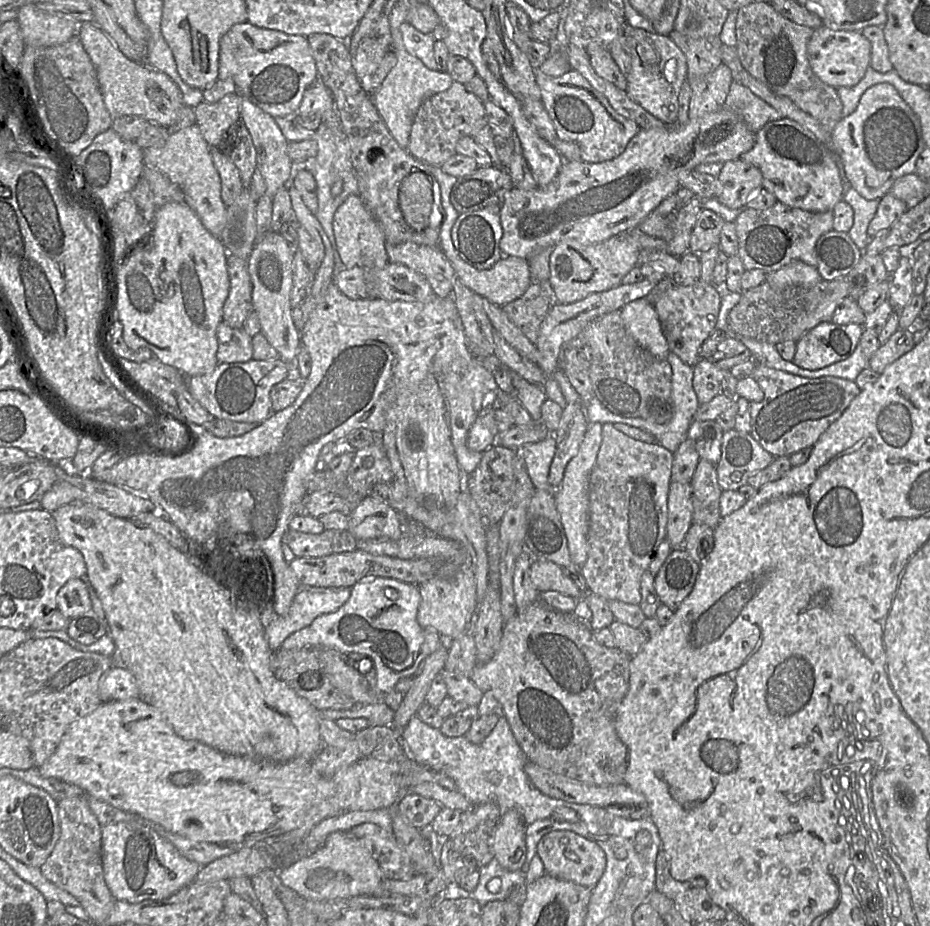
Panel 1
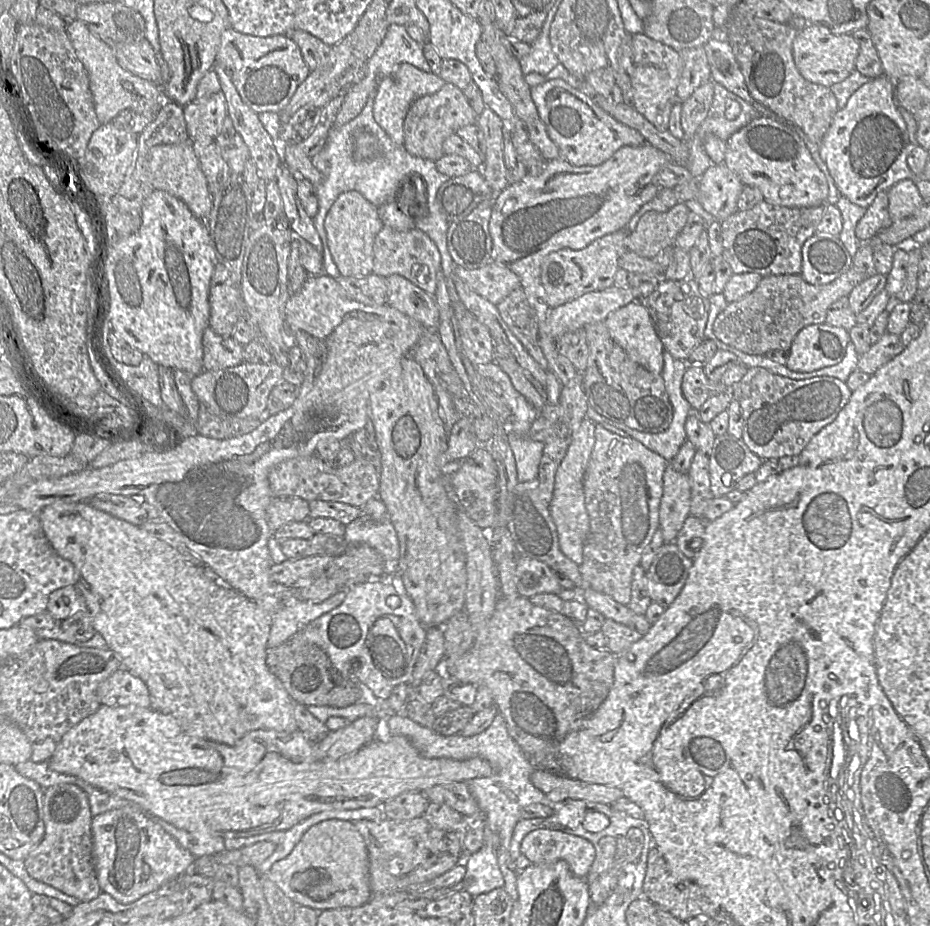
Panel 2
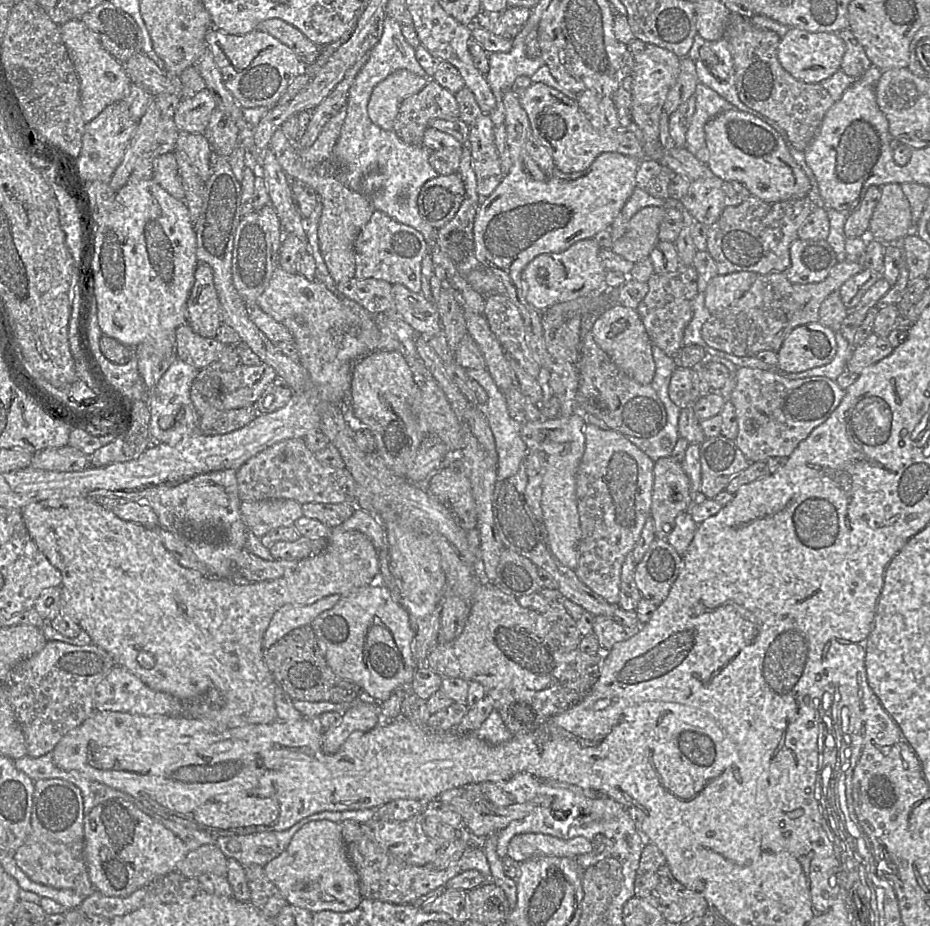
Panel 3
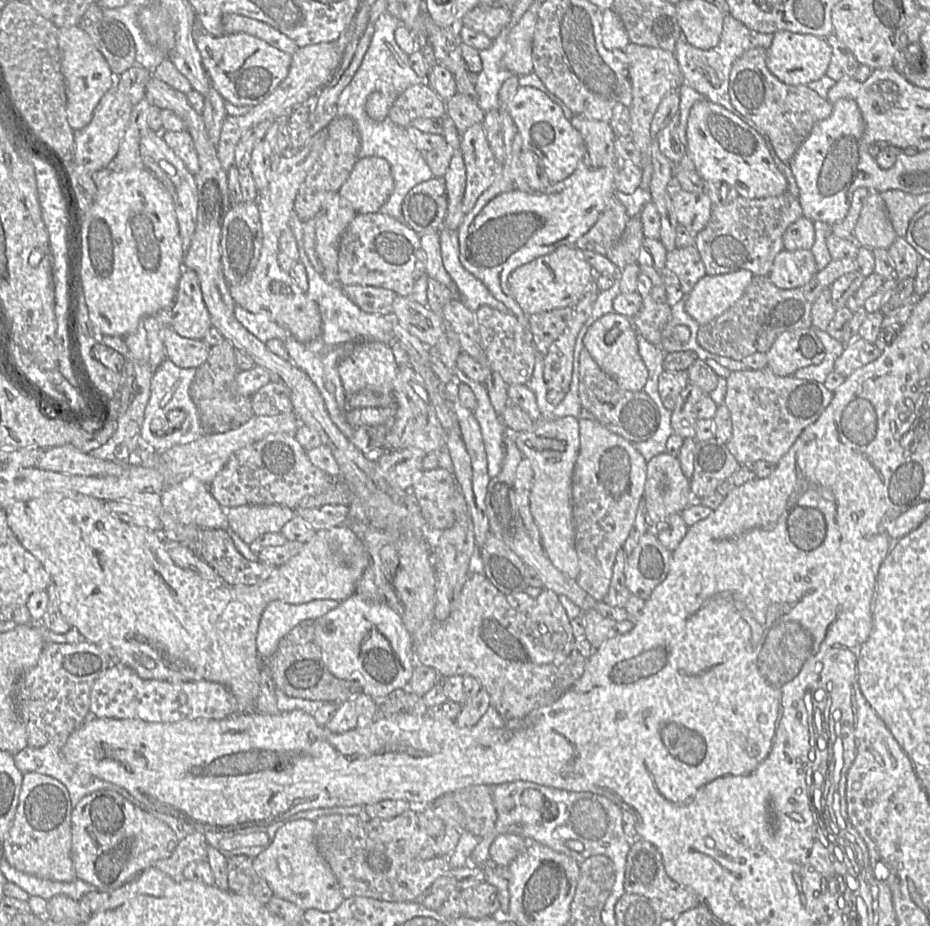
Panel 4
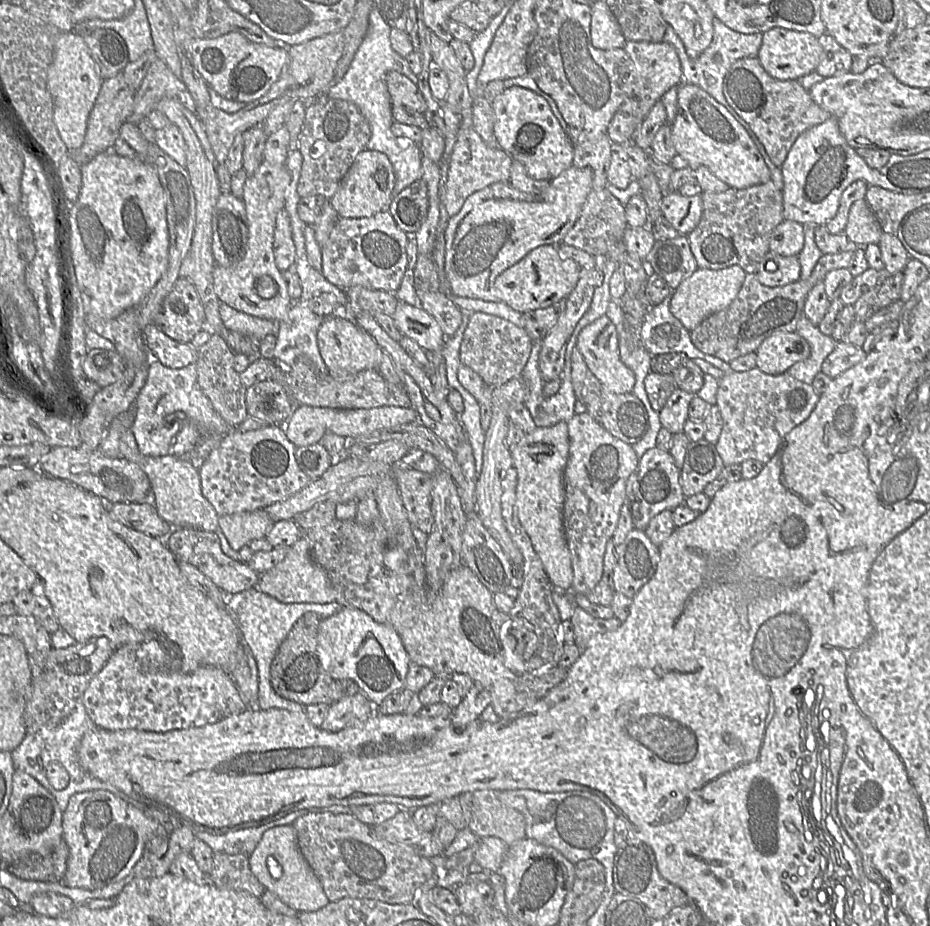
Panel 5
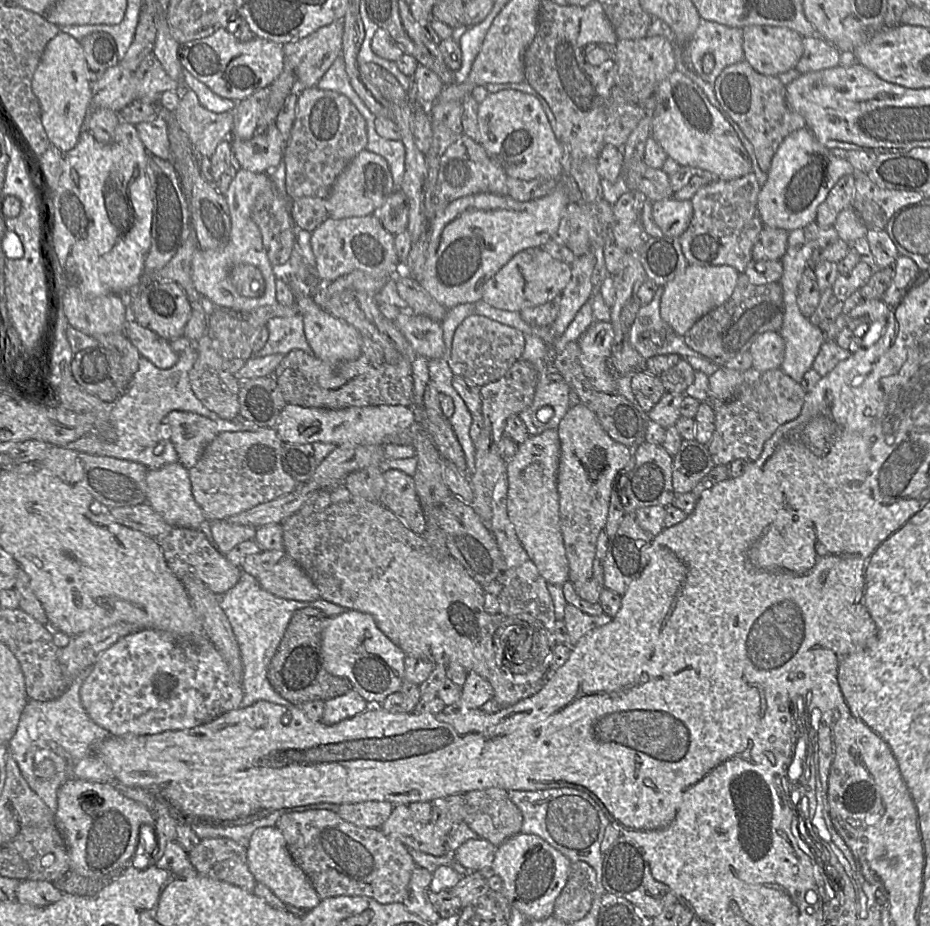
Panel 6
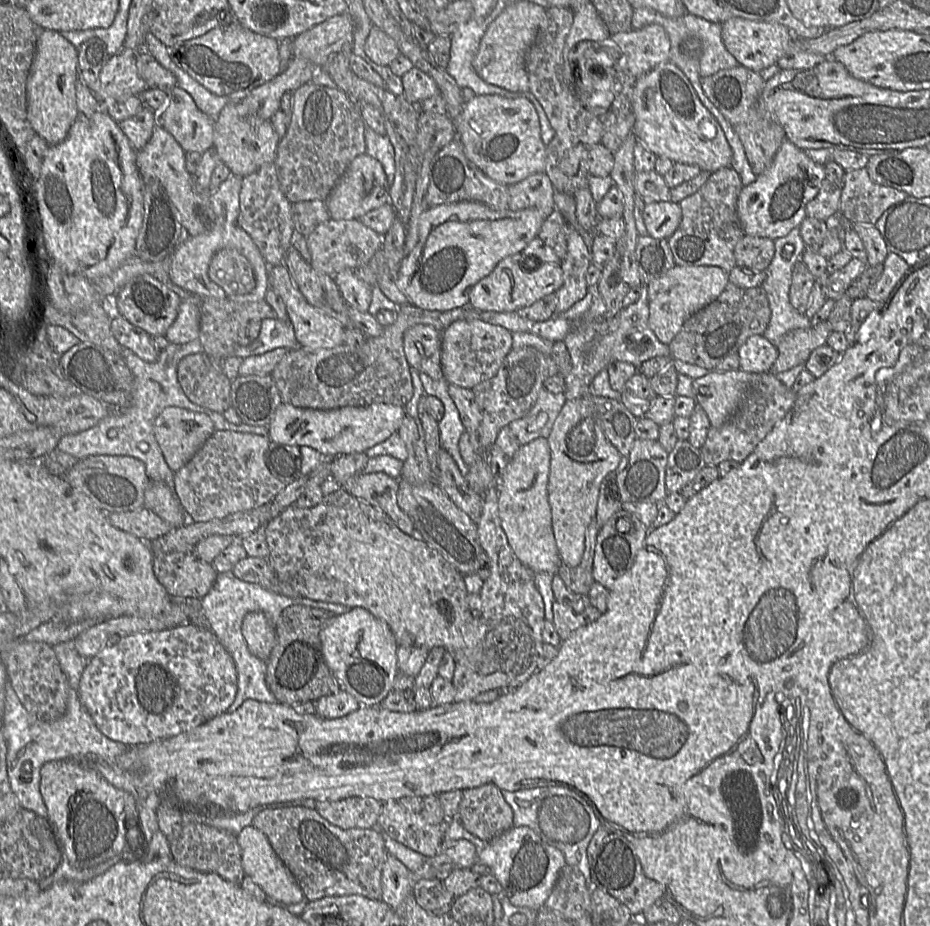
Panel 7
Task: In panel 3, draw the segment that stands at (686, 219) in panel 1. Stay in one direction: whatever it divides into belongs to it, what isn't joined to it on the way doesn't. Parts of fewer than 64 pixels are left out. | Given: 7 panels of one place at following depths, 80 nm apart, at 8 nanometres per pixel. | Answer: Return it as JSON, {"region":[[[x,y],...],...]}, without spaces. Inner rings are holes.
{"region":[[[645,207],[633,216],[611,251],[637,263],[648,258],[660,241],[659,227],[667,214],[664,207]]]}

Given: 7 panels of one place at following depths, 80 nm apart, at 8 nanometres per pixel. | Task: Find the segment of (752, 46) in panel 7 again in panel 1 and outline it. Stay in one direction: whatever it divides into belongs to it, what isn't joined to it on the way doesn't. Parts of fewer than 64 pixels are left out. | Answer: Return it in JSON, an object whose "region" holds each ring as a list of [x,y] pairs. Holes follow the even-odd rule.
{"region":[[[823,24],[814,29],[807,56],[812,71],[824,83],[835,88],[854,86],[870,67],[871,44],[861,31],[834,30]]]}

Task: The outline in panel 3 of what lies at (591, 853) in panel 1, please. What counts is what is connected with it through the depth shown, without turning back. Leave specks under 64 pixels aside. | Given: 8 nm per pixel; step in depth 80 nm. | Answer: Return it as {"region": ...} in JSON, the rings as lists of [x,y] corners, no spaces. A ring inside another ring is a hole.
{"region":[[[523,833],[514,836],[507,848],[507,857],[523,862],[536,856],[556,856],[575,859],[591,852],[592,844],[584,837],[563,840],[541,833]]]}

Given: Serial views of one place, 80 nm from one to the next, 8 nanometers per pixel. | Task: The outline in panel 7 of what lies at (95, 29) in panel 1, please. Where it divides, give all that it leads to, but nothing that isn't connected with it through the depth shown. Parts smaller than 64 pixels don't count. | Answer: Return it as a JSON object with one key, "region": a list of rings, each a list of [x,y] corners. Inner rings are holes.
{"region":[[[41,30],[26,84],[27,118],[36,134],[49,145],[65,140],[79,114],[76,105],[78,78],[78,49],[60,32]]]}

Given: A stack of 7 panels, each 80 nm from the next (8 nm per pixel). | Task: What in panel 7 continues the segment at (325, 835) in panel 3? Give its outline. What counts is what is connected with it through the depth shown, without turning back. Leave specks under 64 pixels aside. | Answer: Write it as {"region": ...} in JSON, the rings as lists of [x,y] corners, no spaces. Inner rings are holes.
{"region":[[[252,825],[244,827],[236,836],[241,850],[242,867],[246,875],[250,876],[277,904],[295,904],[304,899],[304,894],[288,868],[273,850],[266,835]]]}

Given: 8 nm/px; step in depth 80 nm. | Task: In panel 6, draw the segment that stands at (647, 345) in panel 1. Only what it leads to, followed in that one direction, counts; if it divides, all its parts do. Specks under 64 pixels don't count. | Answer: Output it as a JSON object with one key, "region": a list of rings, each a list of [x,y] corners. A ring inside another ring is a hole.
{"region":[[[595,321],[578,339],[585,376],[599,392],[617,394],[618,377],[610,366],[614,329],[610,322]]]}

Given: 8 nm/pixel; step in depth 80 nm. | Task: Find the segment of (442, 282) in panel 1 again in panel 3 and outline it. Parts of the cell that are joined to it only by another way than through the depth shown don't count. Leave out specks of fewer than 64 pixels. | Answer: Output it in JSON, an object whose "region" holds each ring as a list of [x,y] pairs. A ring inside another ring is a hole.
{"region":[[[374,211],[354,242],[355,278],[402,284],[410,291],[421,294],[422,262],[430,251],[430,245],[421,232],[396,222],[380,211]]]}

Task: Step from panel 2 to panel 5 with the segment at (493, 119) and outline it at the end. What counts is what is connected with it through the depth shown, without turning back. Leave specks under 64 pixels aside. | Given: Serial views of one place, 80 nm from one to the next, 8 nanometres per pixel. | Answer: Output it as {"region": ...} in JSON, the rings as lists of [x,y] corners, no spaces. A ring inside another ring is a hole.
{"region":[[[473,128],[463,133],[454,146],[447,179],[441,188],[441,199],[448,216],[451,218],[456,215],[471,194],[494,183],[509,181],[512,162],[512,157],[502,149],[485,144]]]}

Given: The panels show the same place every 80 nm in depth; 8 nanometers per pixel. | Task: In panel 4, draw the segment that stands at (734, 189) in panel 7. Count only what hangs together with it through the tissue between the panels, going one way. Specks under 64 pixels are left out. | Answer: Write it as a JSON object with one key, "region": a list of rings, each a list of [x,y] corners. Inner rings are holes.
{"region":[[[789,192],[766,198],[739,196],[728,204],[713,204],[711,218],[707,225],[697,232],[694,247],[699,252],[708,275],[719,275],[746,269],[756,276],[768,276],[774,258],[784,250],[783,235],[786,229],[802,216],[799,200]]]}

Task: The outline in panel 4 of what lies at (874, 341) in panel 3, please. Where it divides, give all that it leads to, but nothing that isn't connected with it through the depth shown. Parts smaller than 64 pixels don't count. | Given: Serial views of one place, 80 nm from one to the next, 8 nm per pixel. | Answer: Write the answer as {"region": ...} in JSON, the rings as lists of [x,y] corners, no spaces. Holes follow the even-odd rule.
{"region":[[[862,338],[845,344],[843,353],[835,360],[833,372],[844,377],[850,376],[856,369],[876,360],[882,350]]]}

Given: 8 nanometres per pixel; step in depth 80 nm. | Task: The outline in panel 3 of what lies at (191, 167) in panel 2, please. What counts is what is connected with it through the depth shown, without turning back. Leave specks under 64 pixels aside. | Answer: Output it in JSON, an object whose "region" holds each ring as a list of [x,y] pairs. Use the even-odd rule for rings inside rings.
{"region":[[[173,152],[164,153],[156,157],[153,163],[153,180],[176,199],[184,200],[185,189]]]}

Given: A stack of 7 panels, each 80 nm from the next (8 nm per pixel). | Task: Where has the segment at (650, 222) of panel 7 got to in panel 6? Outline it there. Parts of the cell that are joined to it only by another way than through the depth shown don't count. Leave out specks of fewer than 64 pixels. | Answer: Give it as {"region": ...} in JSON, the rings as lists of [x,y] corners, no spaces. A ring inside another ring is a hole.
{"region":[[[670,197],[652,203],[652,216],[664,237],[678,238],[691,222],[693,205],[691,200]]]}

